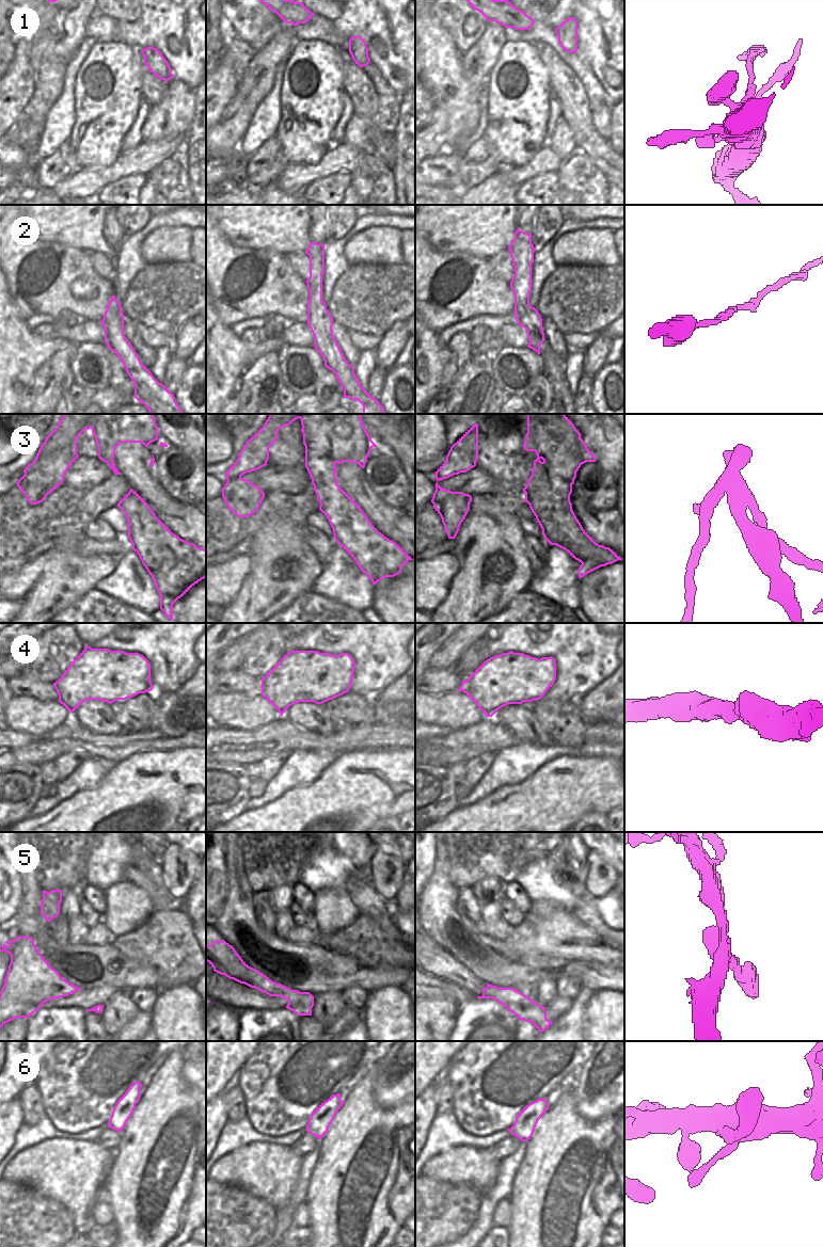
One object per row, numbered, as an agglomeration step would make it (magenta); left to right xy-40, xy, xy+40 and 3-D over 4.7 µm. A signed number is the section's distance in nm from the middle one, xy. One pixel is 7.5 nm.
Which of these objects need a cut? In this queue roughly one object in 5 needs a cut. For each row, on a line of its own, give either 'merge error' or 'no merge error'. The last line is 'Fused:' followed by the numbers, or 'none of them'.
1: no merge error
2: no merge error
3: merge error
4: no merge error
5: no merge error
6: no merge error
Fused: 3

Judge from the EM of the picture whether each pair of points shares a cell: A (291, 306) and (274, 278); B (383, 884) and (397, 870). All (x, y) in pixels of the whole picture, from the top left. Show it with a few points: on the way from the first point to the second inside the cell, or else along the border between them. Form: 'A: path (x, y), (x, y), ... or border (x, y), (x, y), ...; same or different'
A: path (289, 300), (274, 285); same
B: path (385, 880), (393, 874); same

